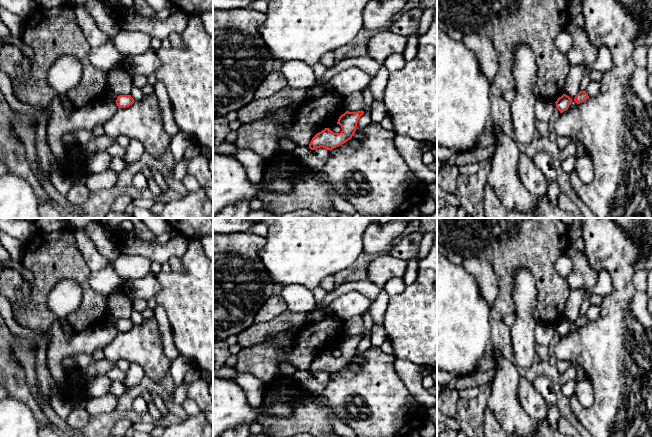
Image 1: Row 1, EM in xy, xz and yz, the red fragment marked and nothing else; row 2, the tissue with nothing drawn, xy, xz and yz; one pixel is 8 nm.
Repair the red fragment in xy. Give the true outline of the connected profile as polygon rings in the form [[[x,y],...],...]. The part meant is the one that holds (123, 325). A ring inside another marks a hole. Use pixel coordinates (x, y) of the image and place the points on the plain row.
[[[120,319],[117,321],[116,328],[118,332],[126,332],[134,327],[134,323],[131,319]]]

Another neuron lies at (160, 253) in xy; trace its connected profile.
[[[177,234],[166,244],[154,244],[139,238],[122,238],[117,243],[120,253],[128,255],[140,255],[148,258],[151,262],[162,265],[173,256],[182,258],[188,249],[189,240]]]

